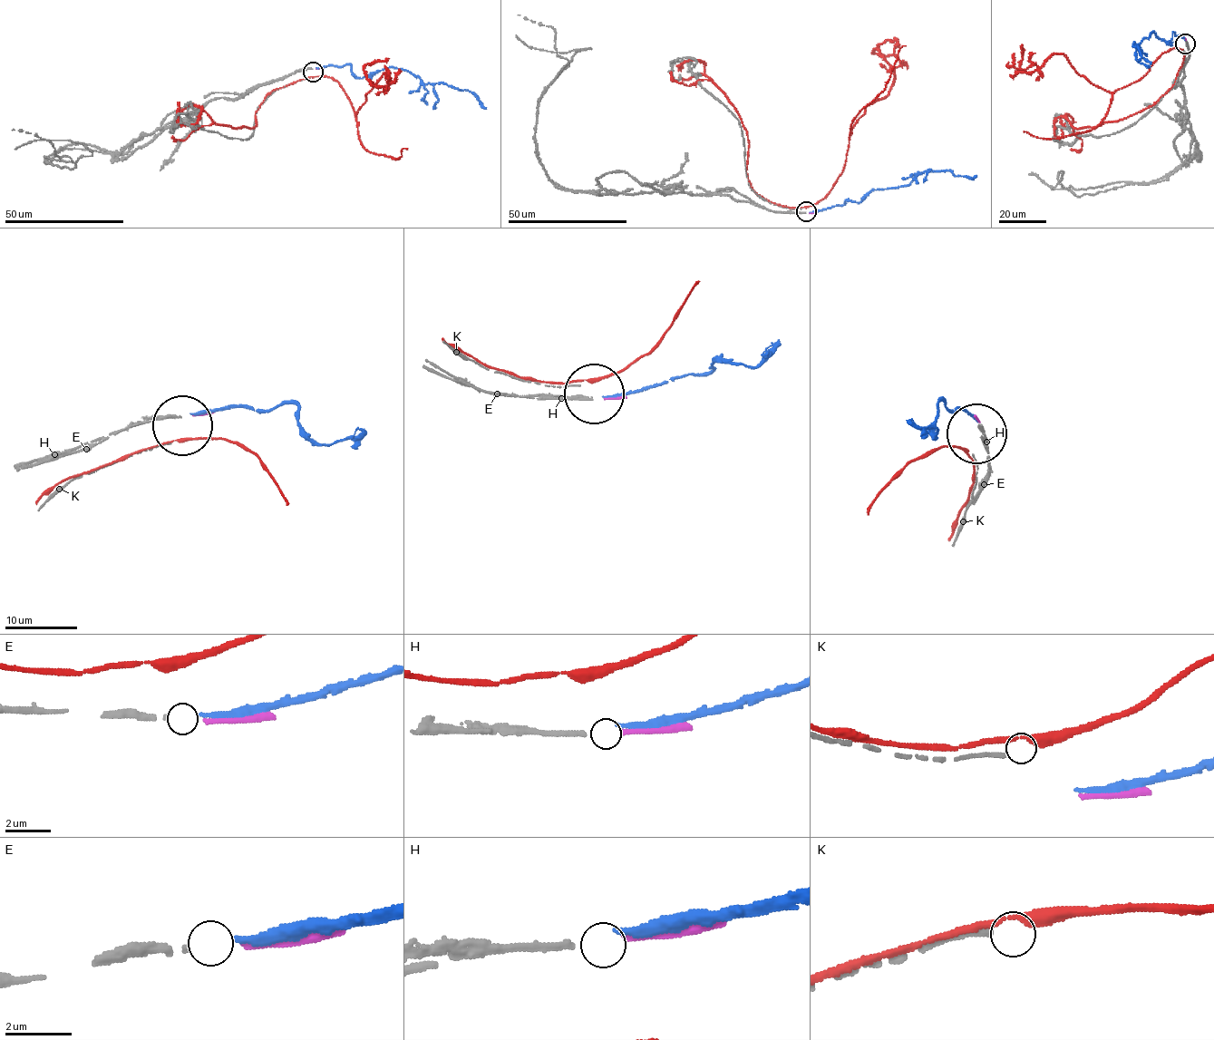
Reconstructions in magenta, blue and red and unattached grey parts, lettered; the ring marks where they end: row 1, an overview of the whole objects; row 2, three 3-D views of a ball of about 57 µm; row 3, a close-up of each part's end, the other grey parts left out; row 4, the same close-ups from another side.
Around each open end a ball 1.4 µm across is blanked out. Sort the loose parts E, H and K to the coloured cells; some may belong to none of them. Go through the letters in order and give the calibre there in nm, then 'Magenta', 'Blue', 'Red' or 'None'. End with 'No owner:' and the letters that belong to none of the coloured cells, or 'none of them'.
E: Thickness 180 nm. Blue
H: Thickness 220 nm. Magenta
K: Thickness 220 nm. None
No owner: K

